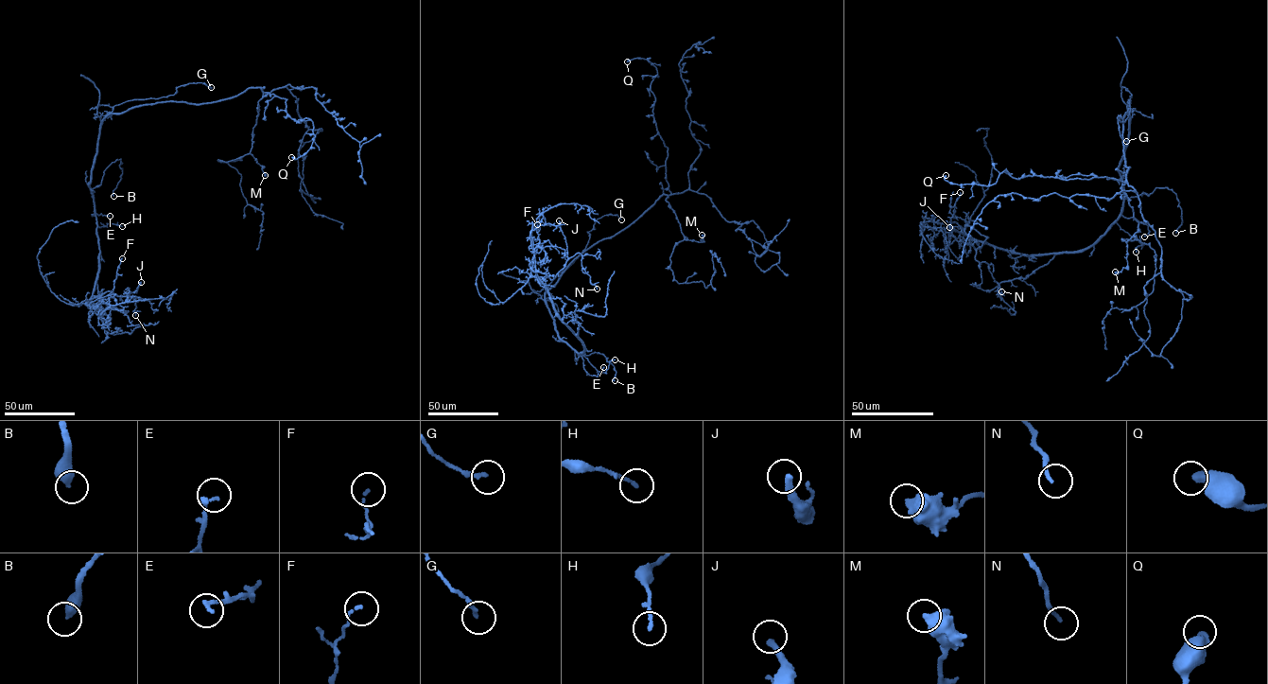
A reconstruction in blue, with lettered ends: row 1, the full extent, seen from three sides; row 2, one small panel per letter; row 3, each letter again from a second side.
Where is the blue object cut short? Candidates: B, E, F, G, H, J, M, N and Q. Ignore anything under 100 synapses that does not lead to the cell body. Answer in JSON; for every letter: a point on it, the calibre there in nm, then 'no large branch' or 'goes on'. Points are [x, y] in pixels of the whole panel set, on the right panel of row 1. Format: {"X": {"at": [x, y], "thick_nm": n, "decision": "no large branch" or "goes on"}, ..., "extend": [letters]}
{"B": {"at": [1175, 233], "thick_nm": 440, "decision": "no large branch"}, "E": {"at": [1144, 236], "thick_nm": 190, "decision": "no large branch"}, "F": {"at": [960, 192], "thick_nm": 110, "decision": "no large branch"}, "G": {"at": [1126, 141], "thick_nm": 180, "decision": "no large branch"}, "H": {"at": [1136, 252], "thick_nm": 140, "decision": "no large branch"}, "J": {"at": [949, 227], "thick_nm": 280, "decision": "no large branch"}, "M": {"at": [1115, 271], "thick_nm": 550, "decision": "no large branch"}, "N": {"at": [1001, 291], "thick_nm": 150, "decision": "no large branch"}, "Q": {"at": [946, 175], "thick_nm": 440, "decision": "no large branch"}, "extend": []}

